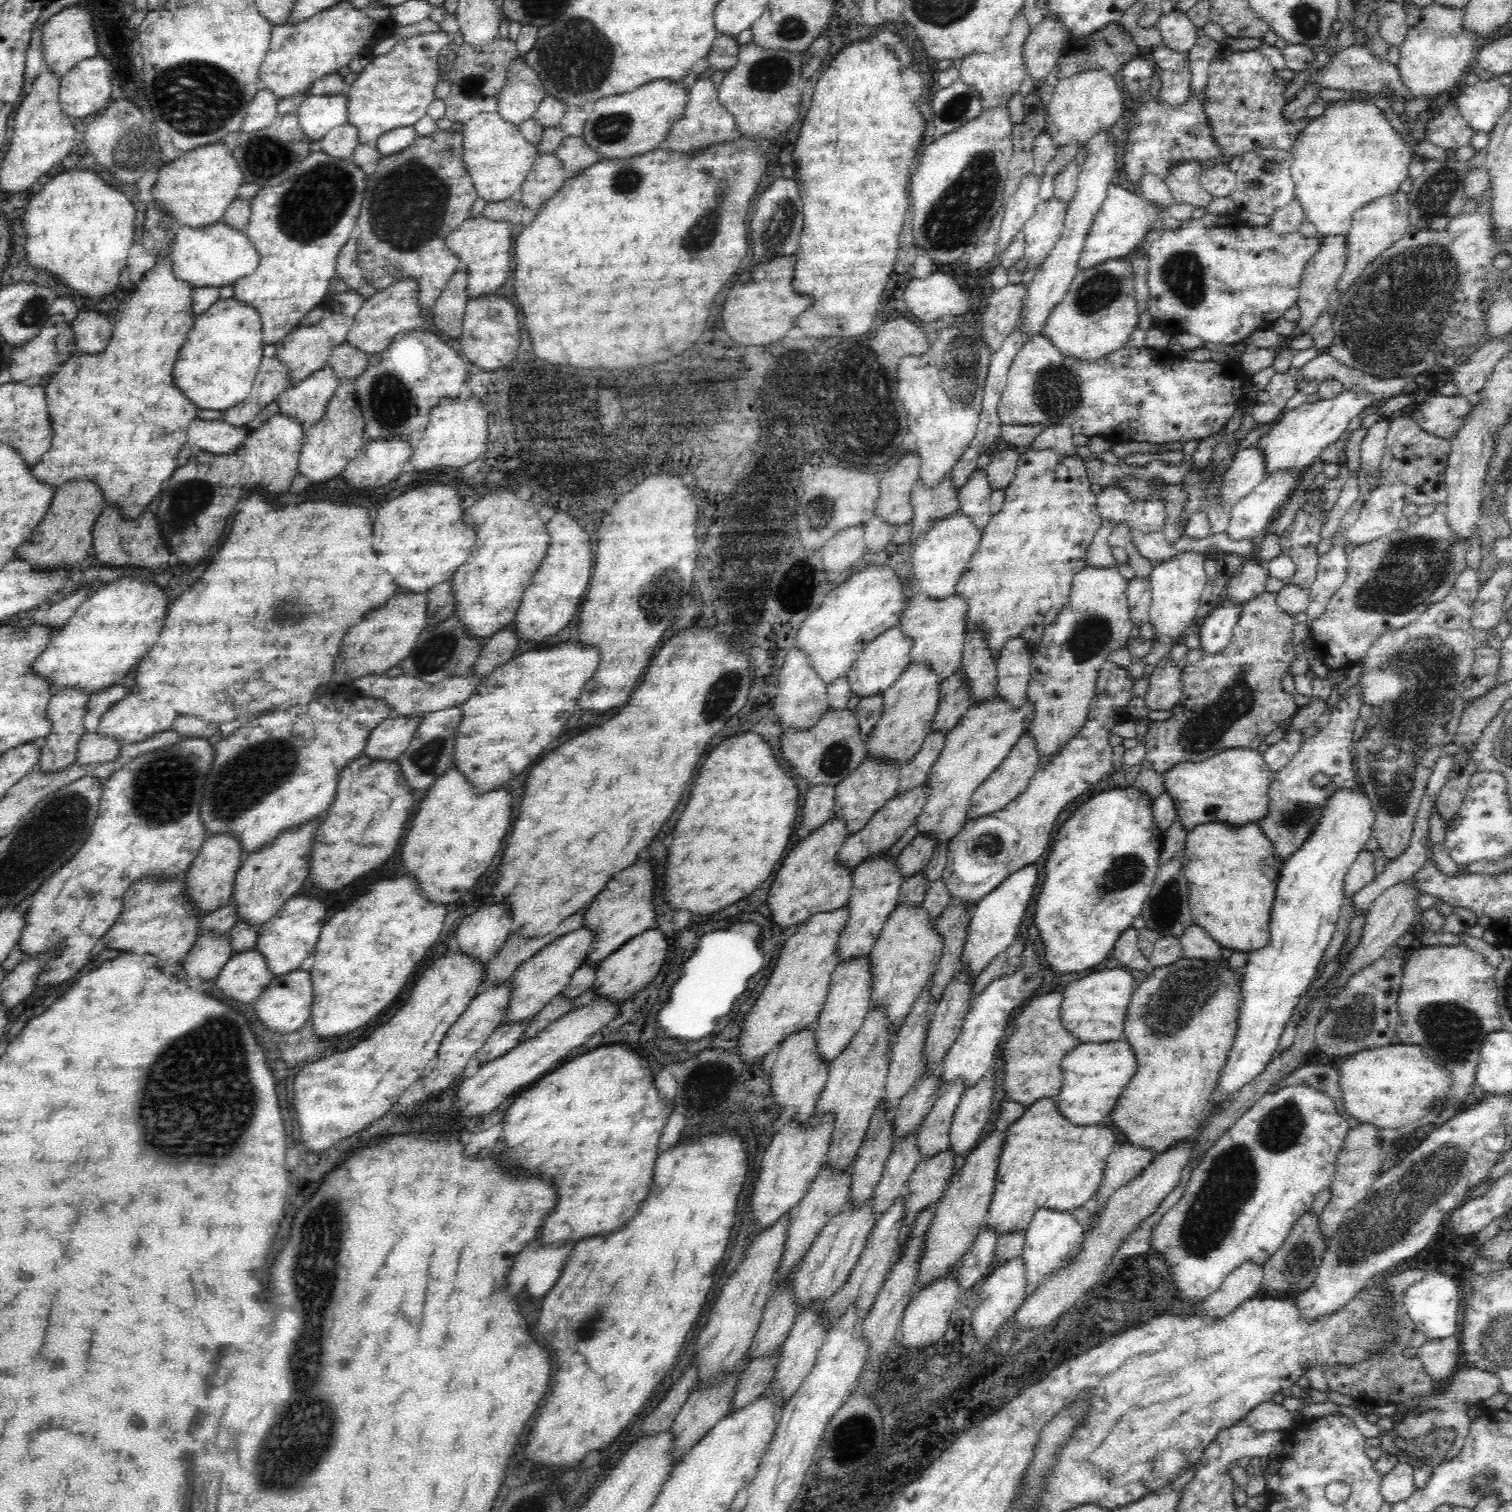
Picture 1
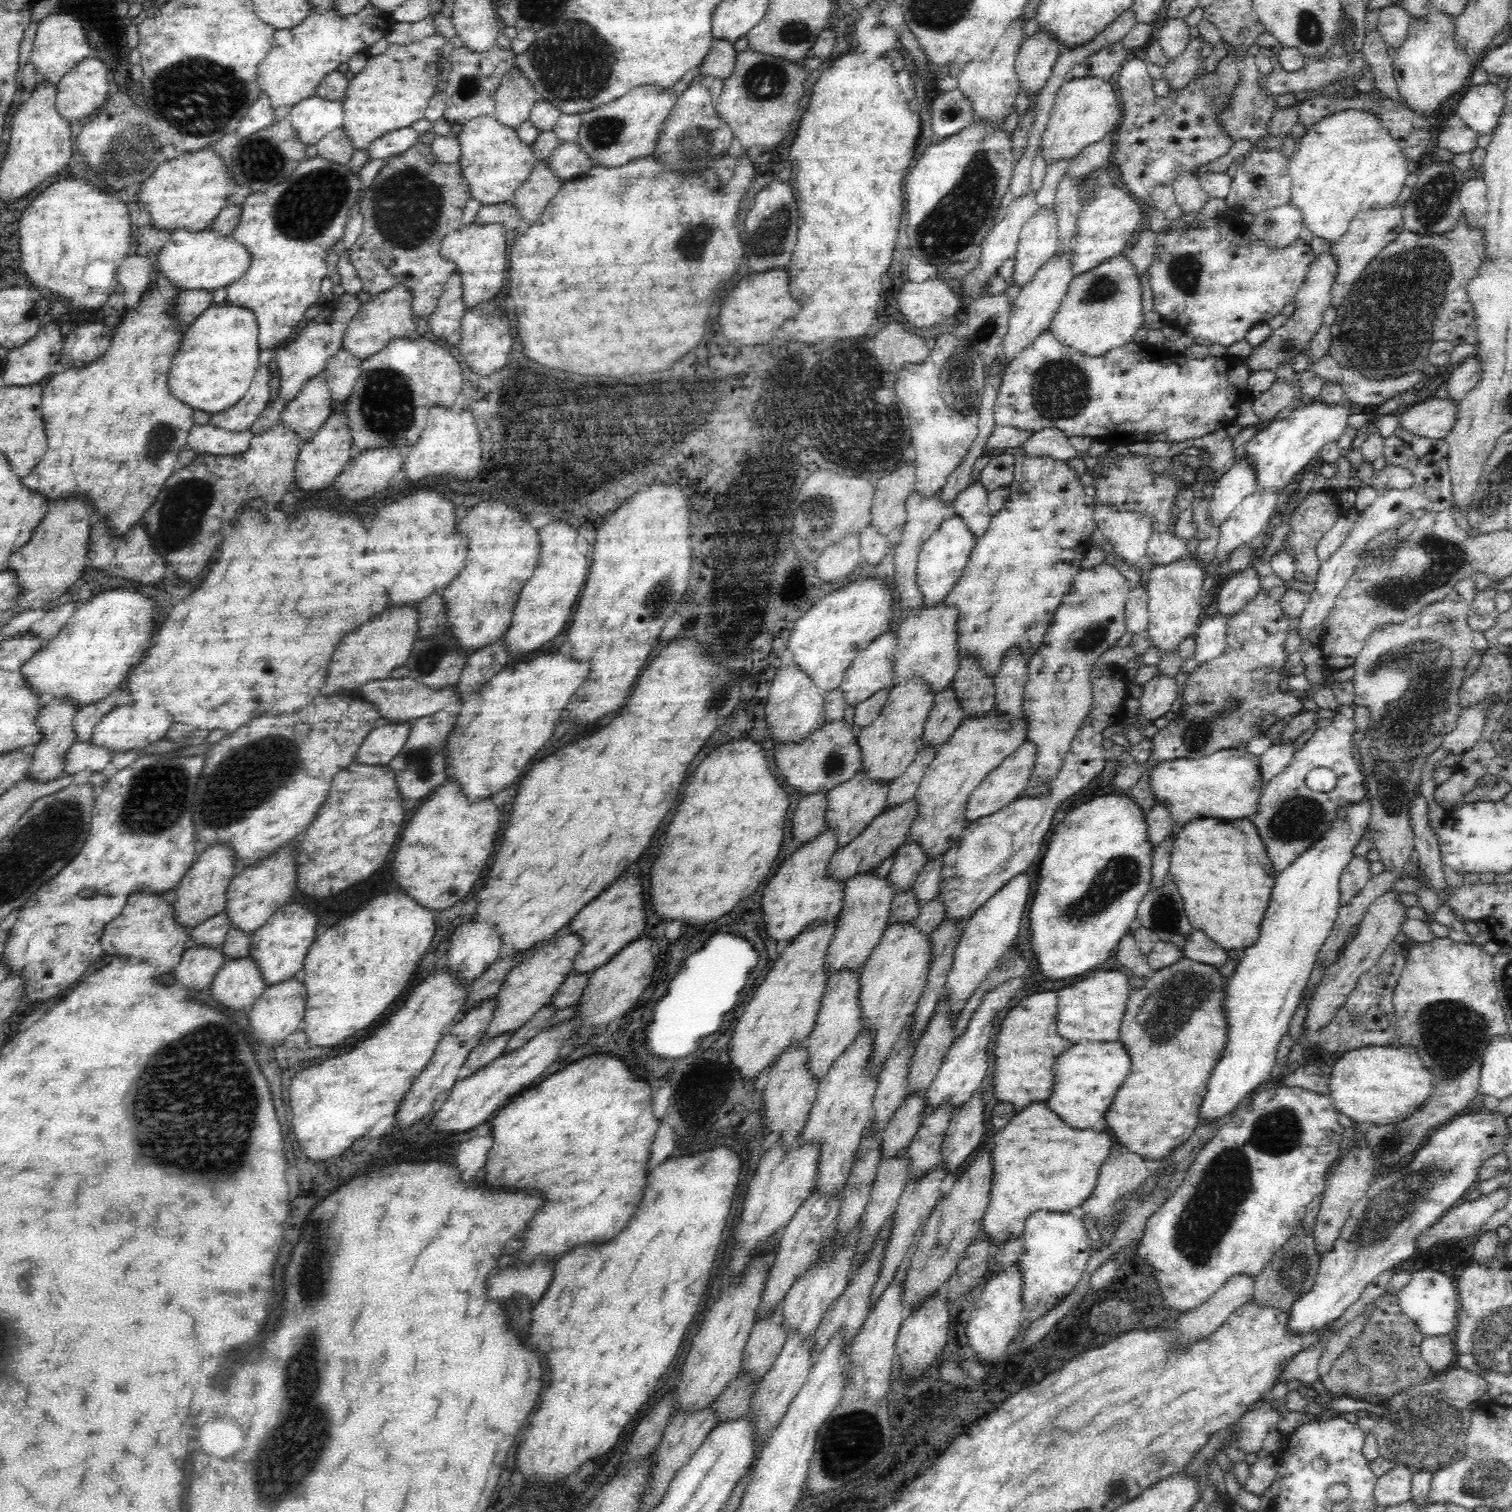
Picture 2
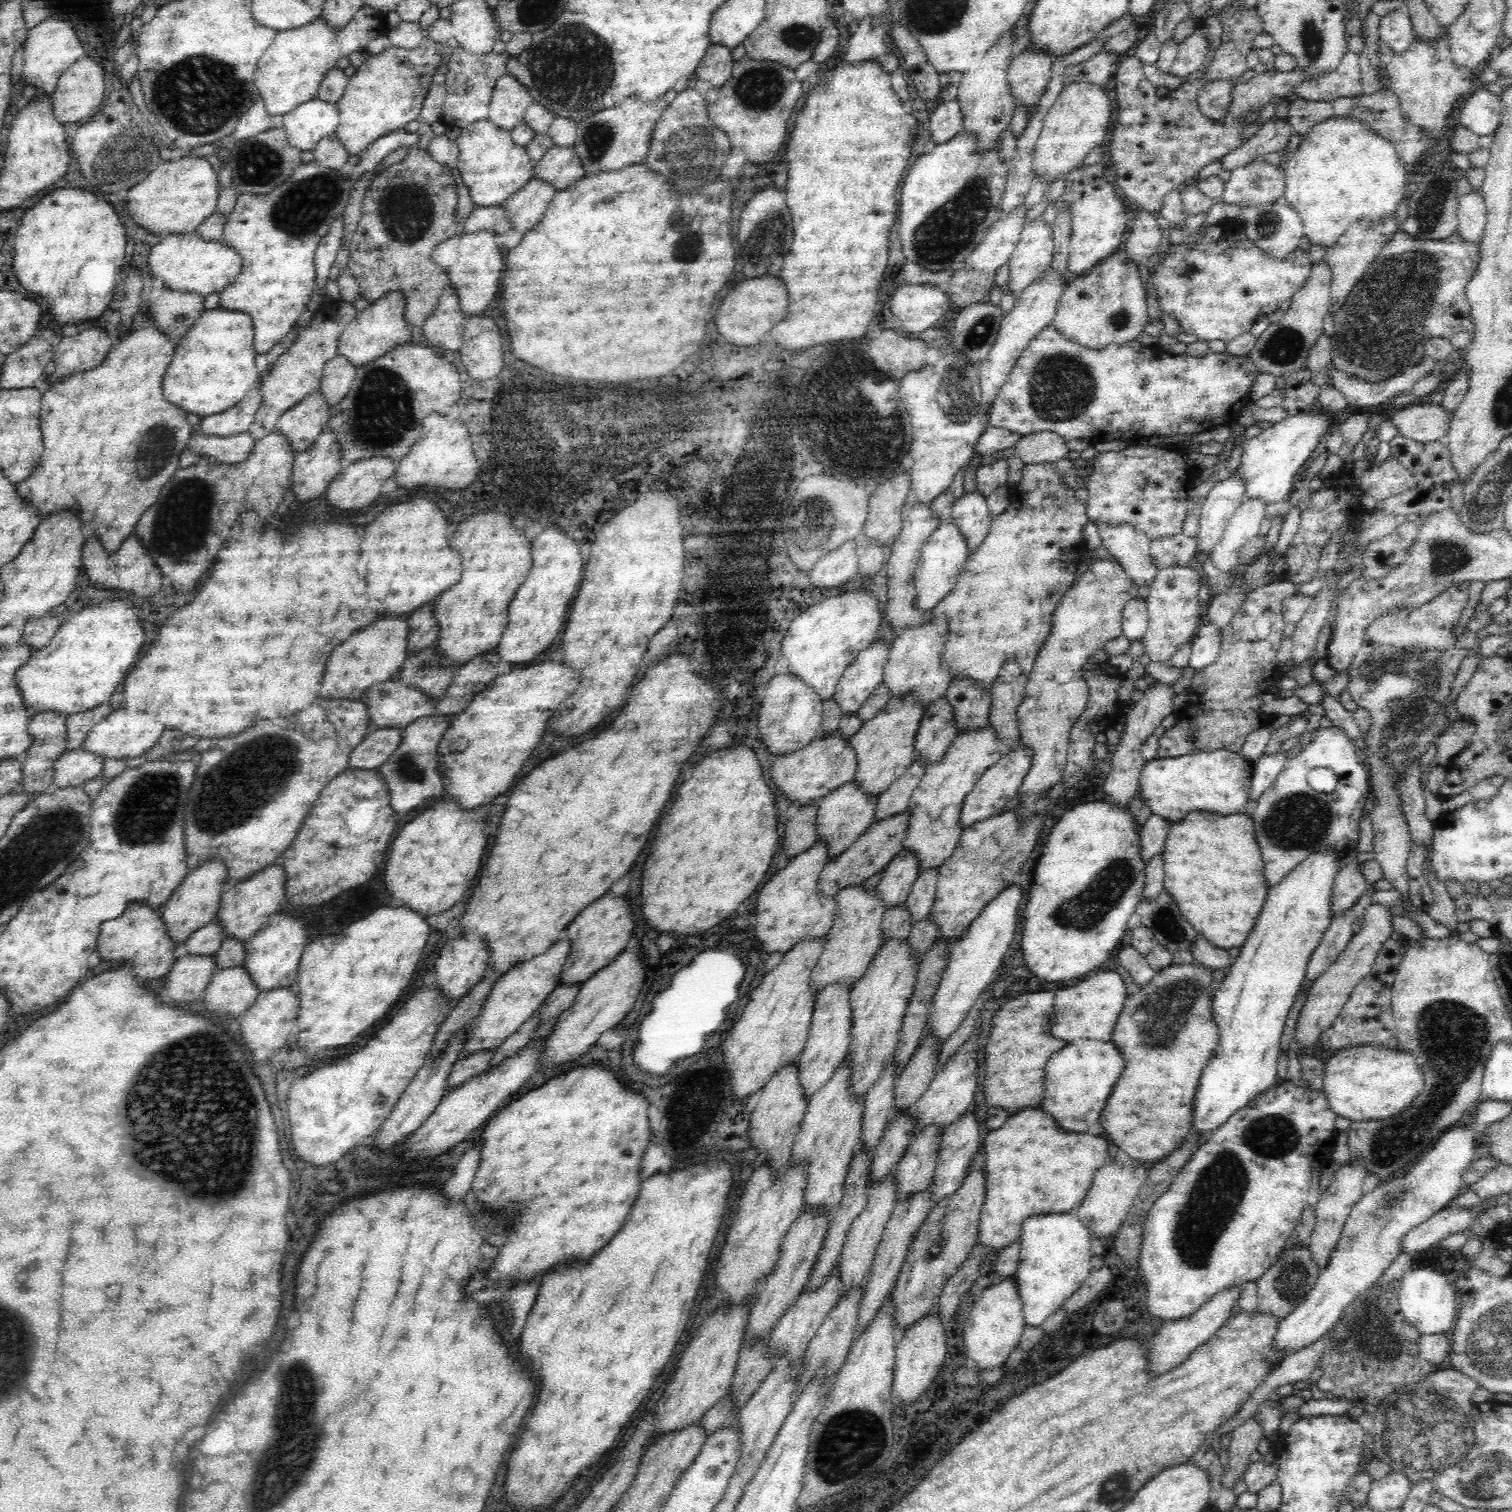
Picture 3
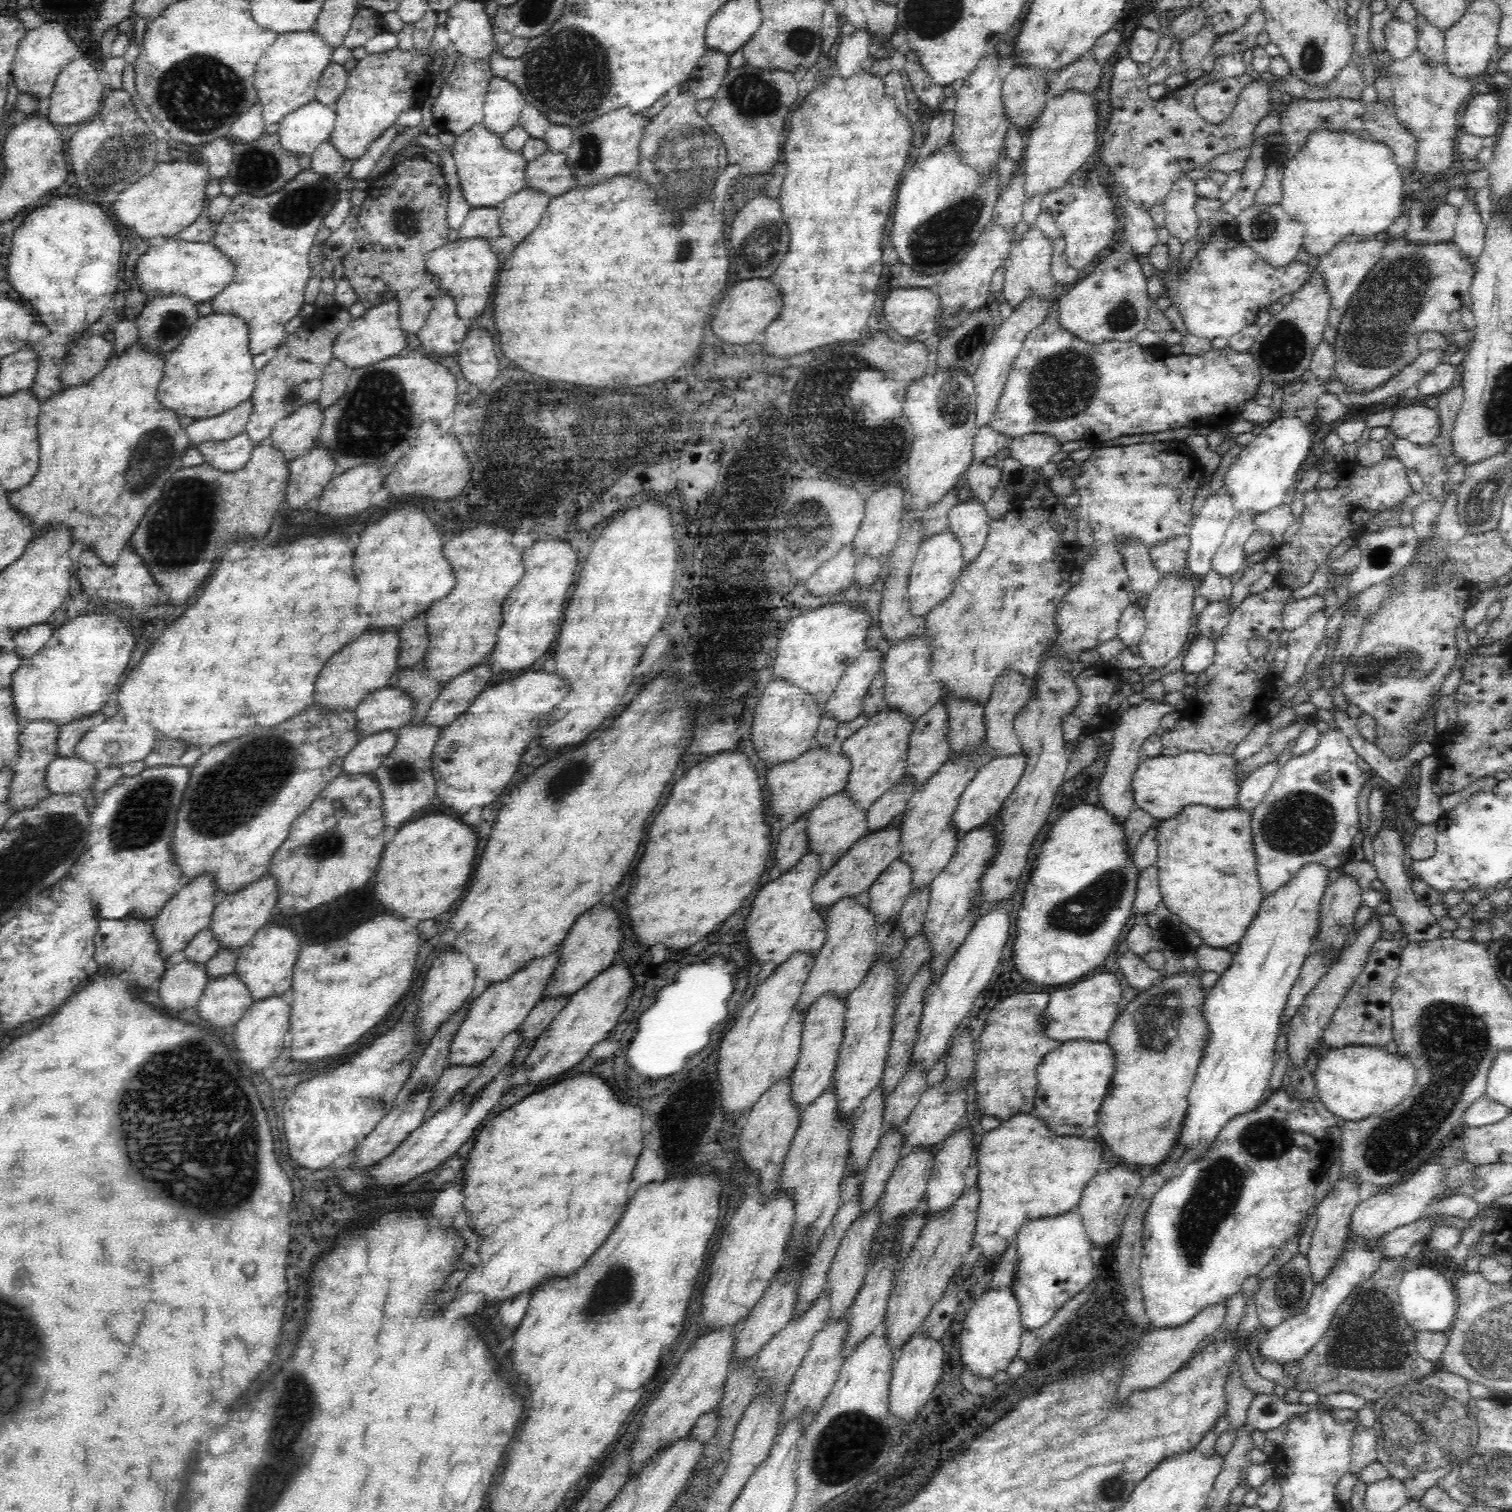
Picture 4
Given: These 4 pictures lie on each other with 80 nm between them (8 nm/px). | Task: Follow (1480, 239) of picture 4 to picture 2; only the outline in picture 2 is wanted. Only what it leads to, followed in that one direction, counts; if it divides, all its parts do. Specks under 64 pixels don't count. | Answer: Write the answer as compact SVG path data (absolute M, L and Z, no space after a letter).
M1482 176L1466 179L1460 189L1459 199L1463 216L1469 224L1483 225L1487 213L1487 186Z

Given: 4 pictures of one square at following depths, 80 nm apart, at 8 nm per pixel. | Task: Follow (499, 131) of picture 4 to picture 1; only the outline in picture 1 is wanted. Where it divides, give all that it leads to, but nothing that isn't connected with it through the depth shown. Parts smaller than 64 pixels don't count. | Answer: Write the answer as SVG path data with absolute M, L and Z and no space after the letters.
M521 55L507 70L505 83L498 94L497 112L505 122L519 126L533 118L547 94L539 76L525 64Z

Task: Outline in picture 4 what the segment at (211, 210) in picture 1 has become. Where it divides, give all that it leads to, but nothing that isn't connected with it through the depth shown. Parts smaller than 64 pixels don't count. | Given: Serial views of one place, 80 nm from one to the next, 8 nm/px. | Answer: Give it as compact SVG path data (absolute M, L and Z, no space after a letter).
M179 160L168 163L158 161L146 176L118 194L120 224L132 228L142 238L176 237L204 214L205 201L212 200L206 193L208 180L205 176L206 170L199 164L181 163Z

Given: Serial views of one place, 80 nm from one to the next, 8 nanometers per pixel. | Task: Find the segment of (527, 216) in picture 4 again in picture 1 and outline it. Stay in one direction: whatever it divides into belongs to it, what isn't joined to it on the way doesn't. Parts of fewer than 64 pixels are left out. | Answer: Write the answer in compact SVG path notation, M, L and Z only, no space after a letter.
M554 152L538 154L526 180L521 184L521 204L537 213L542 204L552 198L569 177L570 174L563 170L563 164L557 160Z

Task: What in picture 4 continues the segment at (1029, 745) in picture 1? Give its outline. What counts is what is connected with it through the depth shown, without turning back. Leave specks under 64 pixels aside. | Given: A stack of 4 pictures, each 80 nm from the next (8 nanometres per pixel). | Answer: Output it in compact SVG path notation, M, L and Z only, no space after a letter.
M1021 751L1020 754L996 756L976 773L964 789L956 810L953 812L953 826L960 835L971 831L972 828L984 825L1003 807L1005 800L1012 794L1013 788L1023 775L1026 763L1027 756Z

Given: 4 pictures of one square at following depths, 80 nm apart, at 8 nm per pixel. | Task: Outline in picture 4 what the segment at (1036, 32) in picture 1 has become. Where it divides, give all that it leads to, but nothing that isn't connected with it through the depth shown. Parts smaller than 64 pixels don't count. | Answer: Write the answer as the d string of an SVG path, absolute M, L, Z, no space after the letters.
M1015 66L1003 80L1002 101L1006 118L1026 133L1048 102L1047 72Z

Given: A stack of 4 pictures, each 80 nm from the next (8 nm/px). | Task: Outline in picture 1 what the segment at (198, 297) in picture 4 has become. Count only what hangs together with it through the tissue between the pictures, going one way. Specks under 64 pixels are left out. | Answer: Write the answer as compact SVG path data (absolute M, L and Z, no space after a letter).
M222 220L204 227L192 228L179 225L172 240L172 252L169 252L173 274L200 287L222 287L233 284L235 280L248 276L259 265L259 254L252 240L247 238L244 229L232 228Z

